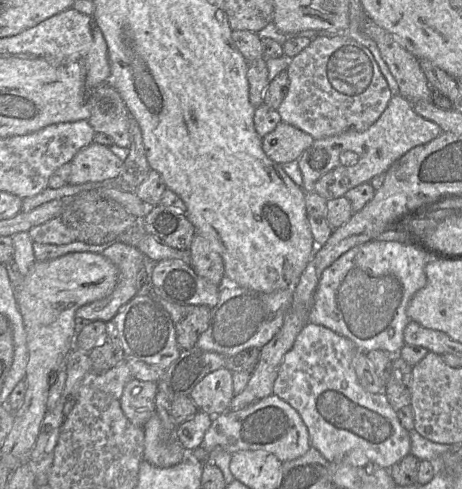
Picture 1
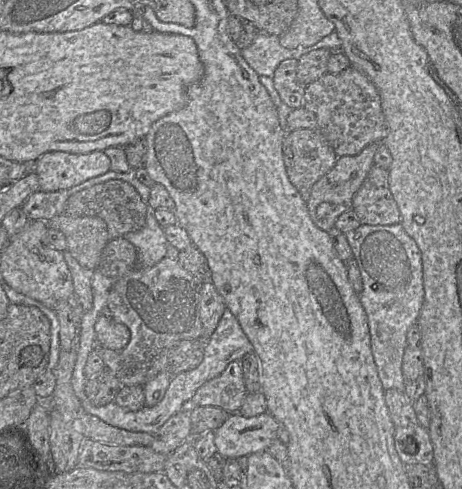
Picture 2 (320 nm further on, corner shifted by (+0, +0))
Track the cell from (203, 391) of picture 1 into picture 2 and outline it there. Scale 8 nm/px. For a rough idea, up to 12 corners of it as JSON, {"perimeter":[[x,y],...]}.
{"perimeter":[[241,362],[195,392],[189,407],[237,413],[247,393]]}

